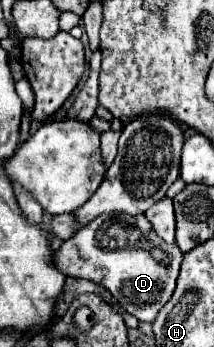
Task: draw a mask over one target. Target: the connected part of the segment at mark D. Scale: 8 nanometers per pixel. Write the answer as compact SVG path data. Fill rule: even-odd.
M120 212L120 214L102 214L94 218L86 228L82 228L70 240L66 240L54 256L56 256L56 266L62 272L68 272L68 276L72 278L84 278L84 280L104 286L128 310L128 314L136 316L140 322L152 322L158 310L170 300L176 288L176 278L180 272L184 254L180 252L176 244L166 244L154 232L152 224L148 222L144 214L130 216L130 214Z

